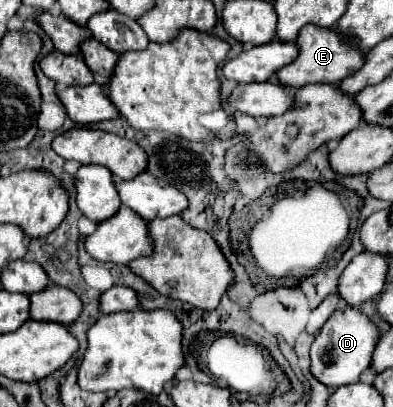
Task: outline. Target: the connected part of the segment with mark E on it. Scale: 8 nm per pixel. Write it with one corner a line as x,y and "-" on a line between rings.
305,25
299,31
297,37
297,47
299,47
299,55
293,63
289,63
287,67
279,69
275,73
275,79
279,83
283,83
285,87
293,87
299,89
303,85
309,83
339,83
345,77
349,77
351,73
359,71
363,67
363,51
357,51
349,45
347,39
343,39
337,31
333,29
323,29
323,27
315,27
315,25

